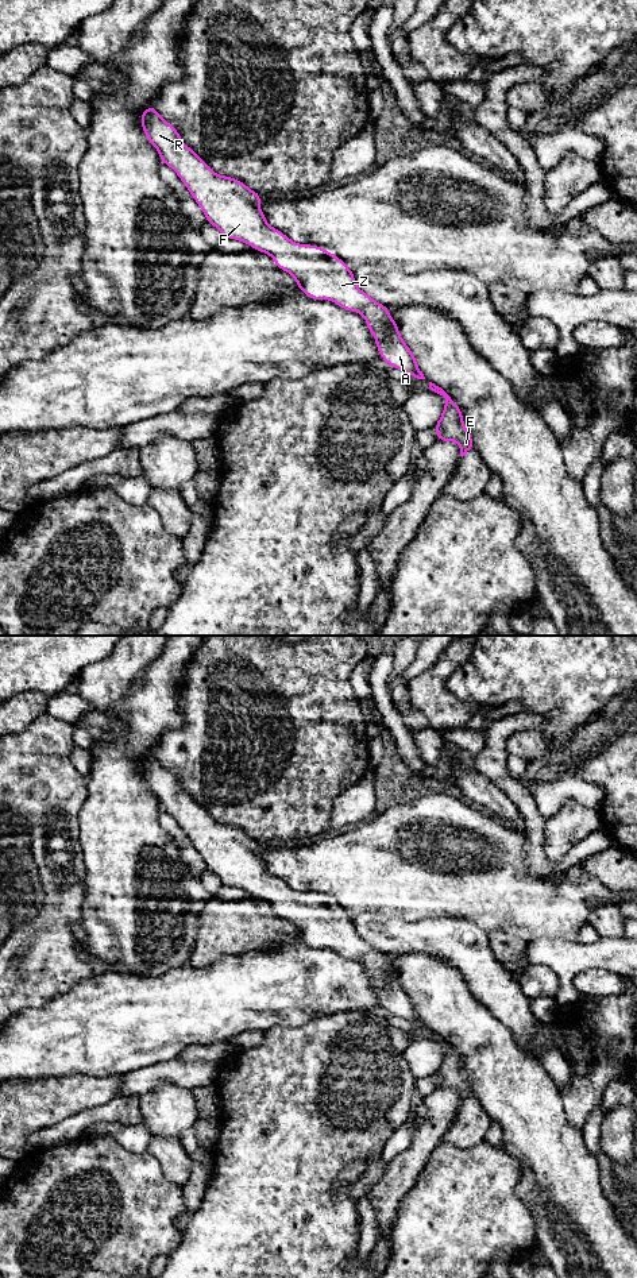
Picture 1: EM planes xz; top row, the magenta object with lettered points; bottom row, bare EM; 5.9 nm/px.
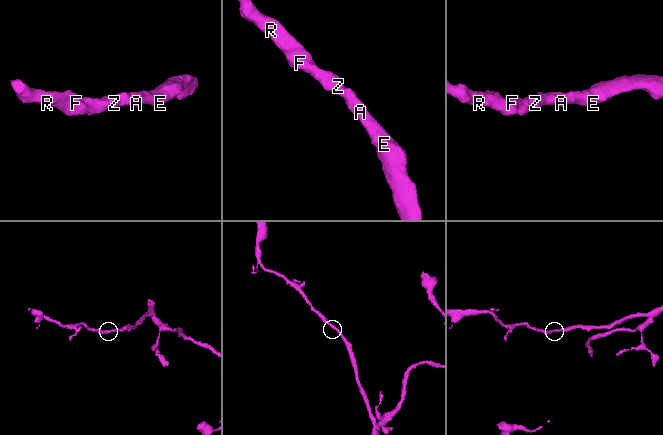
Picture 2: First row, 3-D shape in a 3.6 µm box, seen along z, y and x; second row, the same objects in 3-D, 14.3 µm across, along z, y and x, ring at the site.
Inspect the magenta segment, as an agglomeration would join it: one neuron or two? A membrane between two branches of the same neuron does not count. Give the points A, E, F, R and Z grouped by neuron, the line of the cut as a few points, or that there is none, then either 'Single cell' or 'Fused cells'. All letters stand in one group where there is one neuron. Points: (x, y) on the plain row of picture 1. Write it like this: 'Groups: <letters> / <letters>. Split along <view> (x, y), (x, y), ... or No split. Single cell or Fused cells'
Groups: A E F R Z. No split. Single cell

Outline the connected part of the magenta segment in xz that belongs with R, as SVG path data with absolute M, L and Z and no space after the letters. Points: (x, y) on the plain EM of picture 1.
M155 752L142 760L140 772L147 788L158 798L161 810L177 821L204 860L206 869L216 874L223 885L240 888L255 899L273 904L275 914L290 920L298 937L309 946L329 947L345 958L360 961L377 987L381 1007L390 1015L399 1016L417 1027L425 1027L416 1004L402 988L397 970L389 962L389 954L362 939L355 931L354 919L339 904L318 893L294 891L279 877L269 873L265 861L259 857L262 843L239 827L216 822L193 796L182 791L177 776L157 760Z

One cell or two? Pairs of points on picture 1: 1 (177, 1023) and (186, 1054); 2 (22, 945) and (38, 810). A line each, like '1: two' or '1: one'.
1: two
2: one

